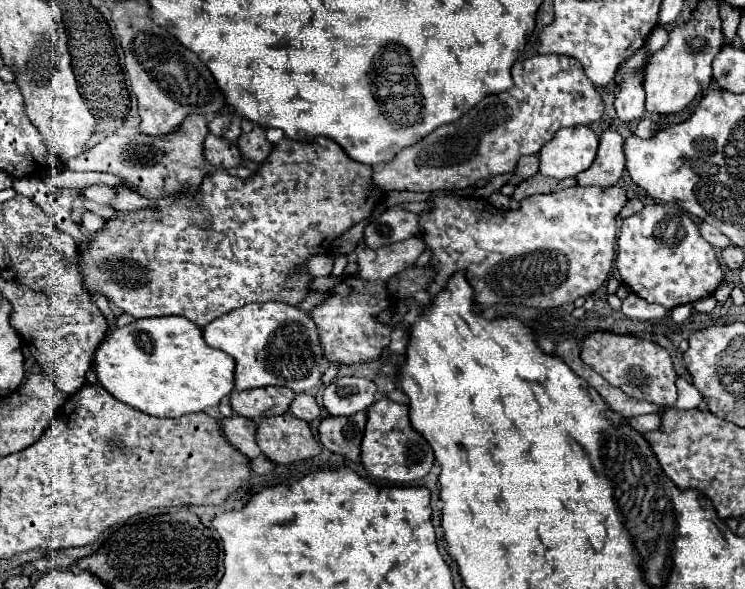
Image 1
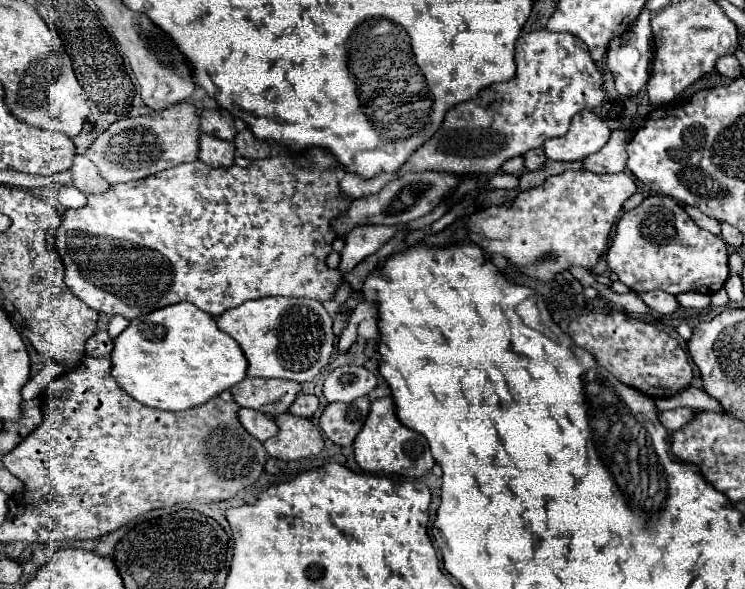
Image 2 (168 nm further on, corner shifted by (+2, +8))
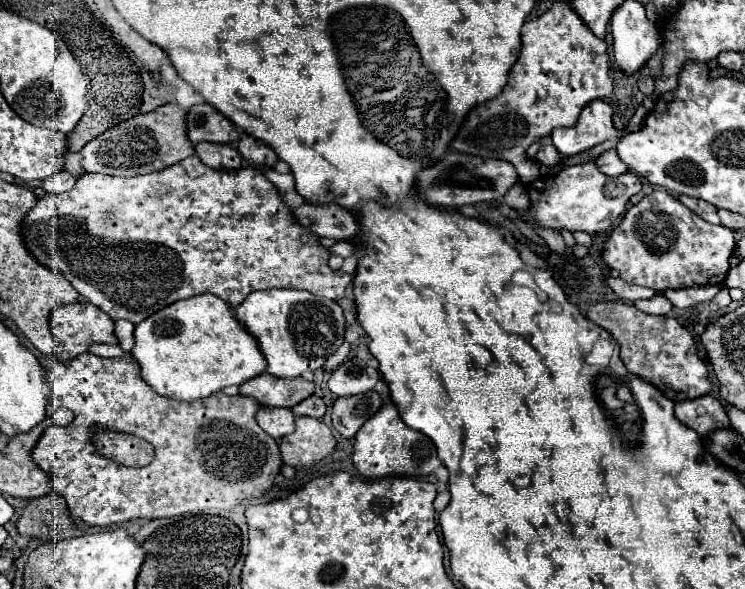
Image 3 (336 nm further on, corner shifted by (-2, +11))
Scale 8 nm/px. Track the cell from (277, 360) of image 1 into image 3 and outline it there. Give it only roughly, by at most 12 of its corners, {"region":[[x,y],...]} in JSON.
{"region":[[251,292],[235,308],[267,372],[319,370],[345,340],[337,302]]}

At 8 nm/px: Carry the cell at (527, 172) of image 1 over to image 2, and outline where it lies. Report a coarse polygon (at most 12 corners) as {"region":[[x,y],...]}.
{"region":[[541,147],[525,153],[525,169],[539,169],[547,157]]}

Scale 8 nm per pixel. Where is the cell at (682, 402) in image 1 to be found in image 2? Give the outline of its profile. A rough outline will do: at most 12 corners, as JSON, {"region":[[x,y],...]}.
{"region":[[701,389],[657,399],[659,411],[691,407],[697,411],[725,413],[721,403]]}

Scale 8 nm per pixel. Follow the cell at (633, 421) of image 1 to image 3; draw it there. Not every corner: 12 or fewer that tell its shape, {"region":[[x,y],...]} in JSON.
{"region":[[713,396],[675,404],[675,416],[701,438],[729,428],[723,404]]}

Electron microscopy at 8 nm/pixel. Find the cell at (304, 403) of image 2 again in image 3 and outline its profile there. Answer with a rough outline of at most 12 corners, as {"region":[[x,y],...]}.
{"region":[[321,396],[305,398],[293,408],[297,416],[323,418],[325,408]]}

